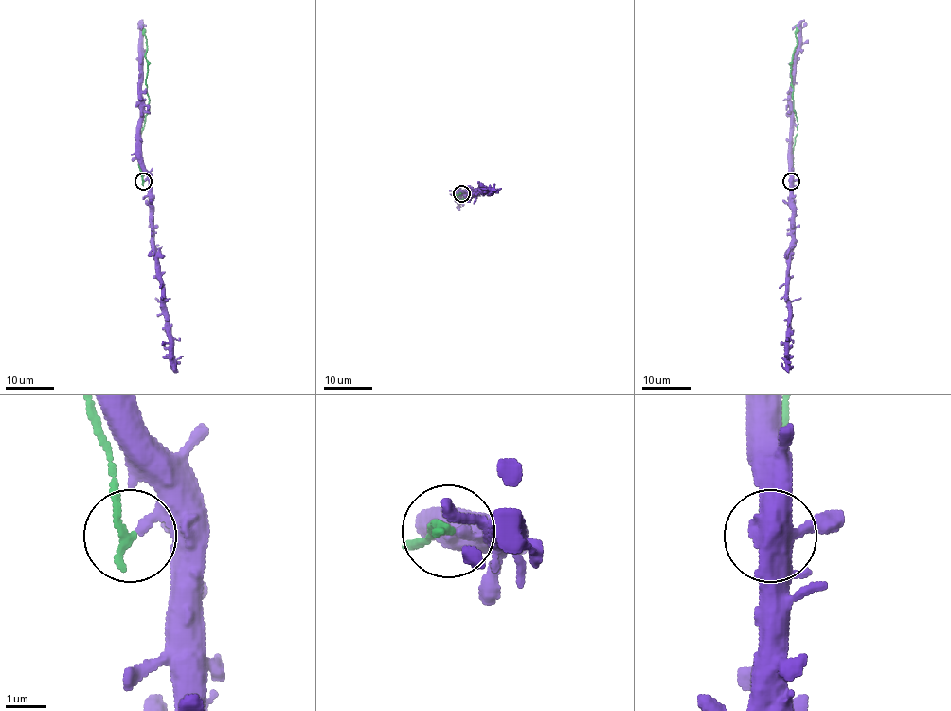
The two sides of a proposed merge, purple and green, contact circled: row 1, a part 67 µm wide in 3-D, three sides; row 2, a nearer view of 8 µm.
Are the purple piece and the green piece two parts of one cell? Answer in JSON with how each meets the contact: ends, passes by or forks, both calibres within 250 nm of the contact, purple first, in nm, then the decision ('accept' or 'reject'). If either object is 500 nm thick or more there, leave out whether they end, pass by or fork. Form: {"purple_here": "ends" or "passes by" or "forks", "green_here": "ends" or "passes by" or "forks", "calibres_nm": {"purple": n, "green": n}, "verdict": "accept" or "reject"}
{"purple_here": "ends", "green_here": "ends", "calibres_nm": {"purple": 240, "green": 240}, "verdict": "reject"}

